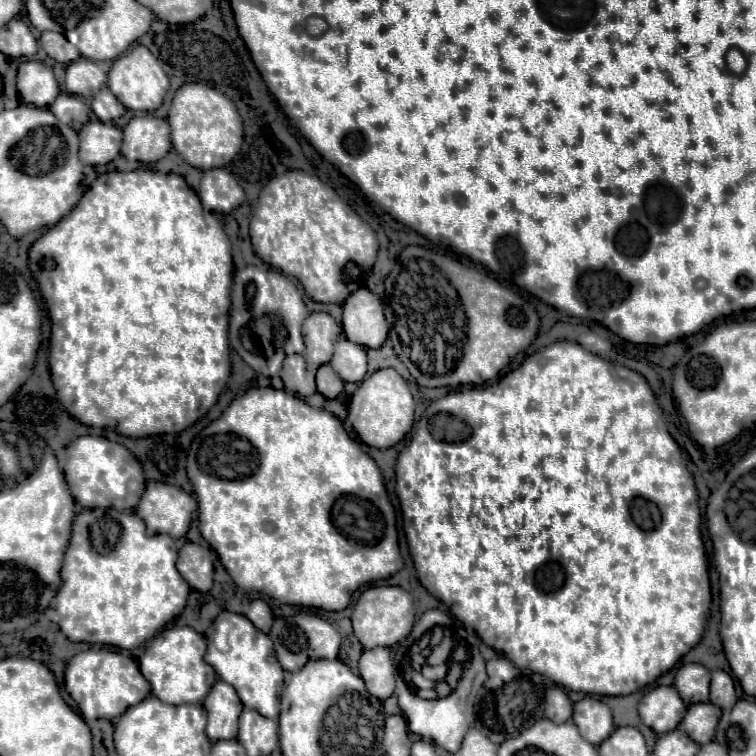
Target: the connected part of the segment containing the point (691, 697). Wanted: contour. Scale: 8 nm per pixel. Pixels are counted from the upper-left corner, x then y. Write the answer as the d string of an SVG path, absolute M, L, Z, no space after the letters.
M688 663L678 669L674 687L676 691L680 691L680 697L684 699L686 705L706 703L710 689L710 671L704 665Z

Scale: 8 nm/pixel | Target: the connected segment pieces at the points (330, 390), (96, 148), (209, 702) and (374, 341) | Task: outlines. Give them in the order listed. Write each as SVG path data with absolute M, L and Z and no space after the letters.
M324 365L318 369L316 387L318 393L322 393L326 399L336 399L344 389L344 381L336 375L336 371L330 365Z
M88 121L78 135L80 135L80 161L84 165L106 165L120 155L122 131L116 125Z
M216 681L202 705L208 713L208 725L206 725L208 739L212 743L220 739L234 739L238 717L242 713L242 701L236 695L236 691L228 683Z
M360 287L360 291L354 291L344 301L342 309L342 325L348 341L364 345L366 349L378 349L386 341L388 323L384 319L382 303L372 291Z

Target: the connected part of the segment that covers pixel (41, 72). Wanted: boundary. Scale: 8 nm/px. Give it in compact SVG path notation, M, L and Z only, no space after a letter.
M24 61L18 67L18 91L26 105L48 107L60 93L50 67L40 61Z

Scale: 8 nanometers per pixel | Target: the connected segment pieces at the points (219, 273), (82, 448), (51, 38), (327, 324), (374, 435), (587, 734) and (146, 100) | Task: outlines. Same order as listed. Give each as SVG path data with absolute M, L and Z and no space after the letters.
M140 169L140 171L130 171L130 173L120 173L120 171L112 171L112 173L104 173L100 175L94 185L84 193L84 197L80 199L80 203L64 217L60 219L60 223L56 223L54 227L50 227L32 247L32 263L38 263L40 259L48 257L56 263L56 267L52 271L40 271L38 273L38 283L40 283L40 291L46 299L46 305L48 305L48 311L50 311L50 319L52 319L52 337L50 337L50 375L52 375L52 383L54 383L54 389L56 389L56 397L58 401L62 403L62 407L78 421L82 421L84 425L90 425L90 427L110 427L114 431L118 431L120 435L126 435L126 437L150 437L150 435L160 435L160 433L176 433L176 431L184 431L186 427L194 425L198 421L198 417L202 413L206 413L216 401L218 401L218 395L222 393L226 381L228 381L228 375L230 375L230 351L228 351L228 309L230 309L230 288L233 282L234 276L234 264L232 261L230 241L222 229L222 223L216 215L212 213L206 213L206 223L204 223L204 207L196 195L194 189L188 187L188 183L184 181L184 177L180 175L174 175L174 173L156 173L156 171L150 171L150 169Z
M80 437L70 445L68 459L64 463L64 475L74 499L86 509L134 509L144 493L144 473L138 459L118 443L110 443L104 437Z
M44 31L42 37L40 37L40 45L44 47L44 51L60 61L60 63L72 63L72 61L78 61L80 59L80 53L78 49L62 35L62 33L56 33L56 31Z
M312 313L302 327L304 343L306 343L306 363L320 367L332 359L334 343L340 337L340 325L328 313Z
M380 369L360 383L348 407L348 421L360 439L376 449L388 449L410 433L414 423L414 399L408 383L394 369Z
M586 697L574 705L572 719L580 729L580 735L592 745L600 745L614 731L610 707L592 697Z
M144 45L130 47L124 55L120 55L114 61L114 65L108 73L110 91L120 99L120 103L126 109L132 109L132 111L156 111L164 101L168 85L170 85L168 75L160 67L158 59Z

